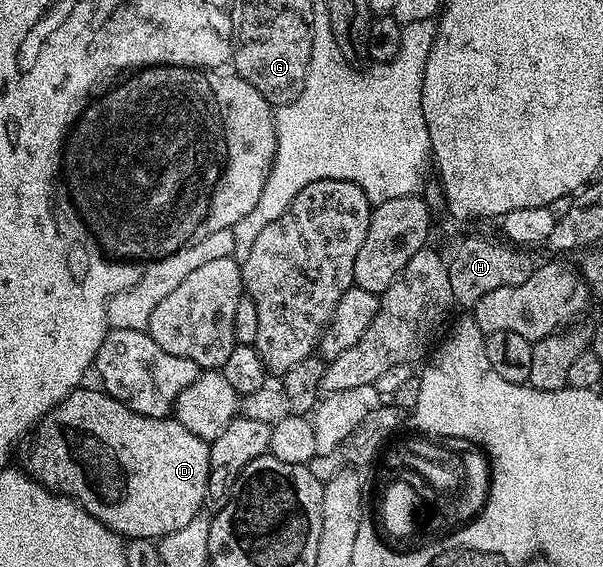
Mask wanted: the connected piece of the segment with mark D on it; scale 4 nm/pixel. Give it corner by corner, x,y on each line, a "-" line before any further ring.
78,388
72,390
68,396
61,401
47,416
43,416
32,431
31,439
33,443
29,446
29,466
27,473
29,477
41,483
55,494
64,494
66,498
71,498
86,510
95,520
99,520
108,530
114,530
116,534
121,535
122,539
131,538
151,538
160,540
165,538
171,532
179,532
181,522
173,522
173,510
178,514
178,519
190,522
195,520
202,513
205,506
205,496
209,493
209,448
210,443
204,442
195,432
187,432
183,424
177,422
176,417
167,418
148,418
142,414
137,414
131,408
127,408
119,400
115,400
110,394
106,394
104,389
85,390

